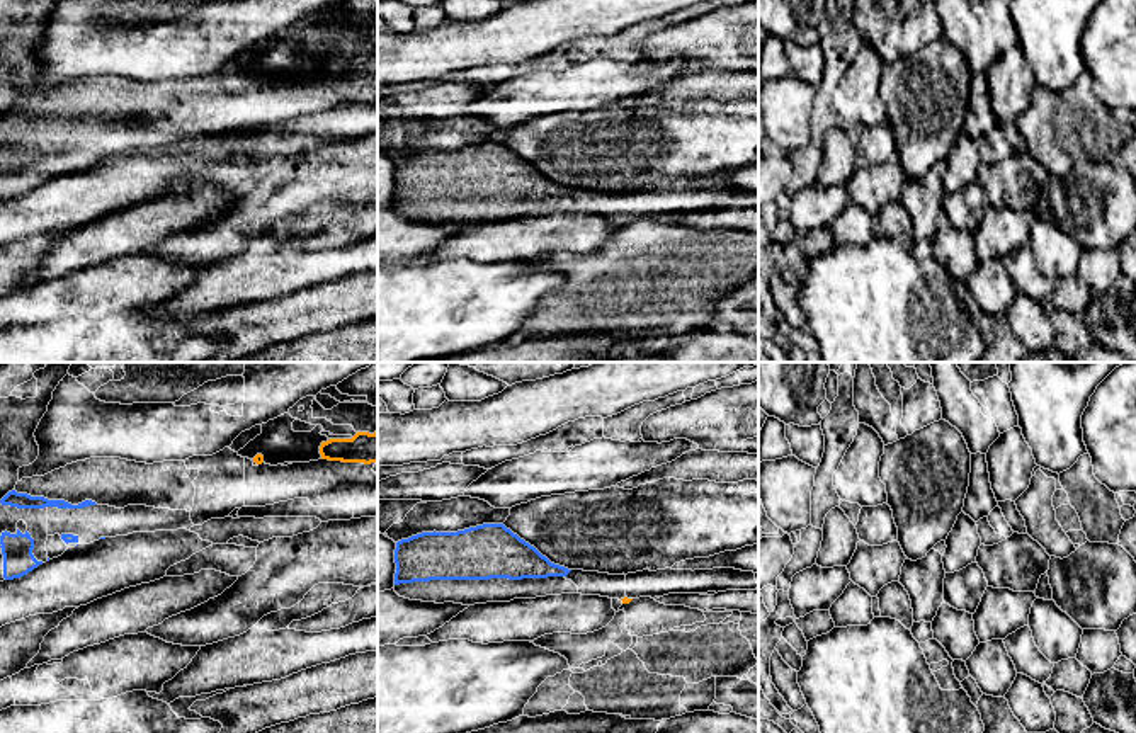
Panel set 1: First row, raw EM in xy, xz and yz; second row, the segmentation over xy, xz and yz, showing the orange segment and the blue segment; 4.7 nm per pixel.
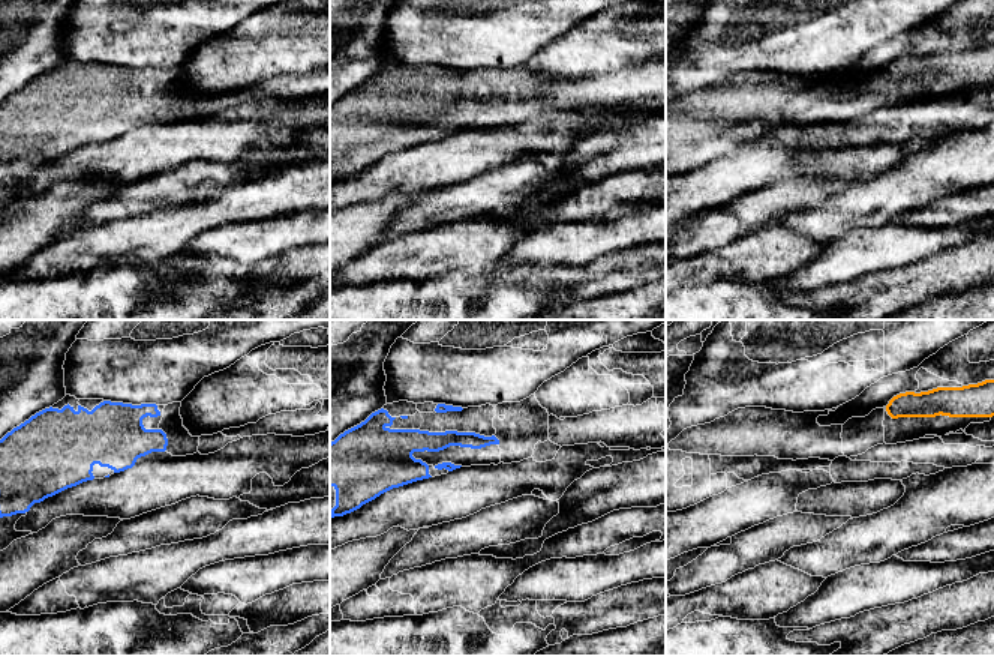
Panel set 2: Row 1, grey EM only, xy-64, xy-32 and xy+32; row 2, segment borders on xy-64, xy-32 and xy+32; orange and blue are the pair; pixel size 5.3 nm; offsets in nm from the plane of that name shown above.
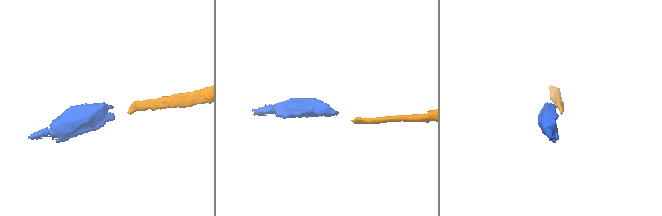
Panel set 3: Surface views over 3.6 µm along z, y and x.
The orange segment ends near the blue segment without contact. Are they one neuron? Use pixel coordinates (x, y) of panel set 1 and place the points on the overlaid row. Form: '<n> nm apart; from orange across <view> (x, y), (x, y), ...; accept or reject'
750 nm apart; from orange across xy (254, 461), (96, 504); accept

